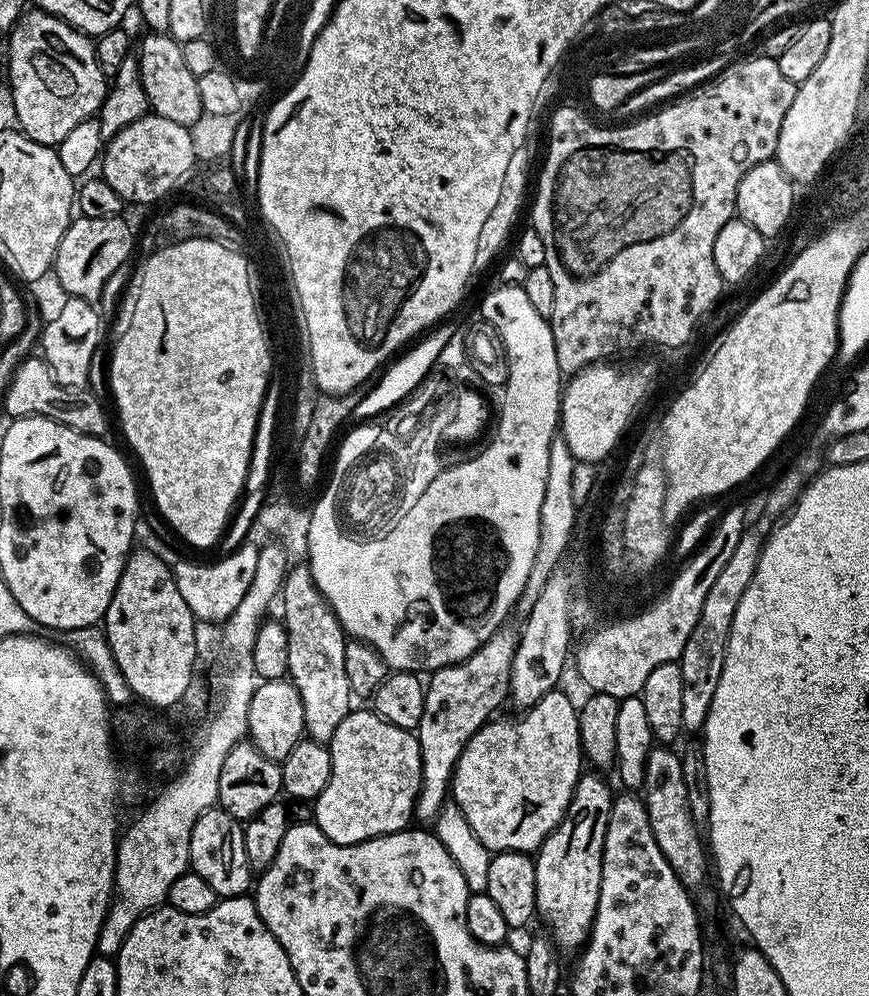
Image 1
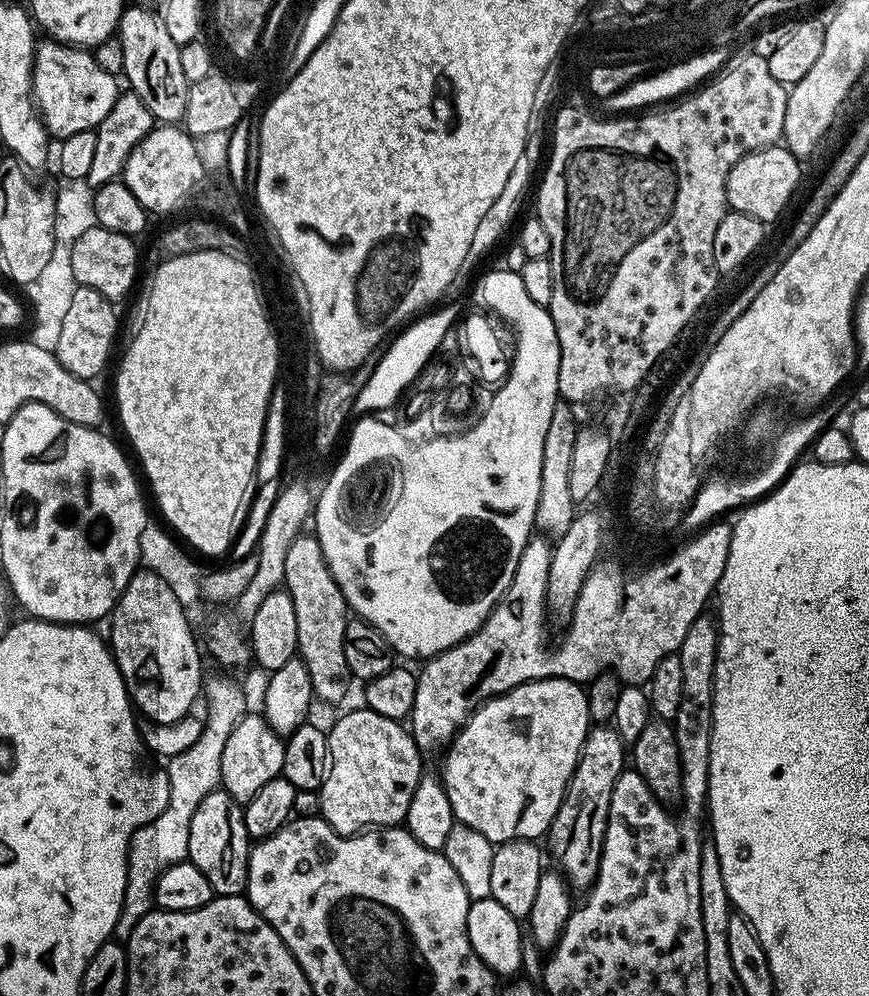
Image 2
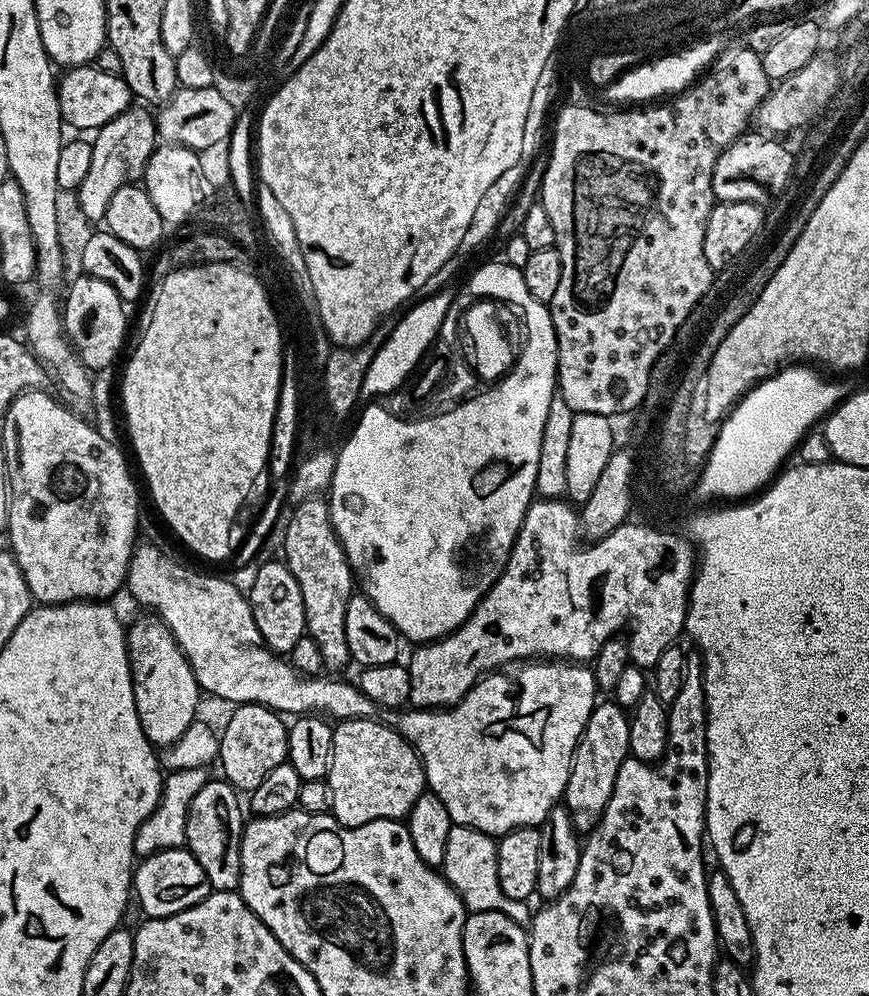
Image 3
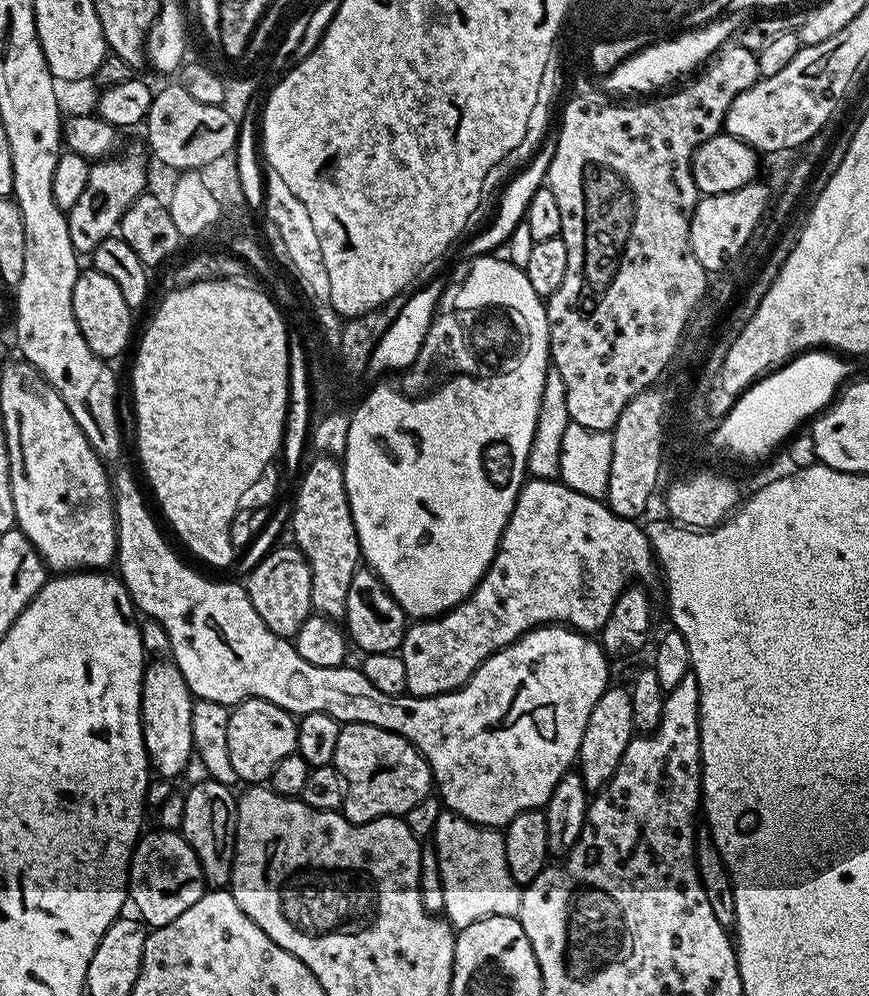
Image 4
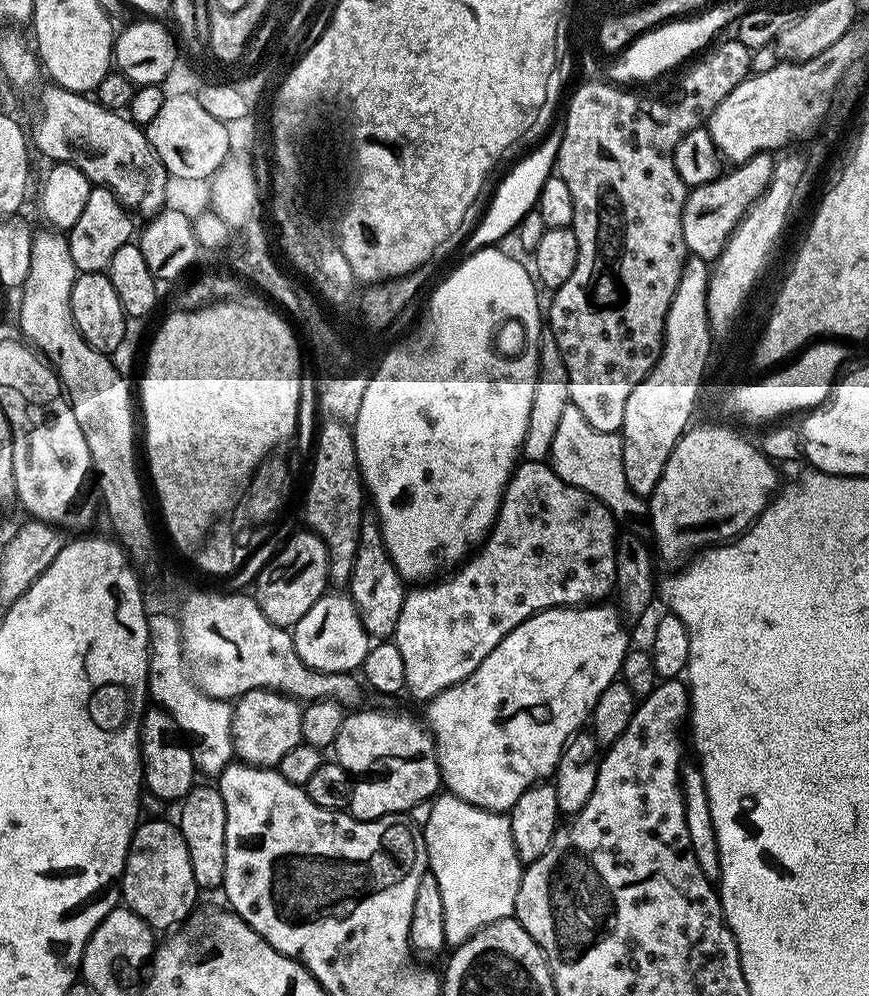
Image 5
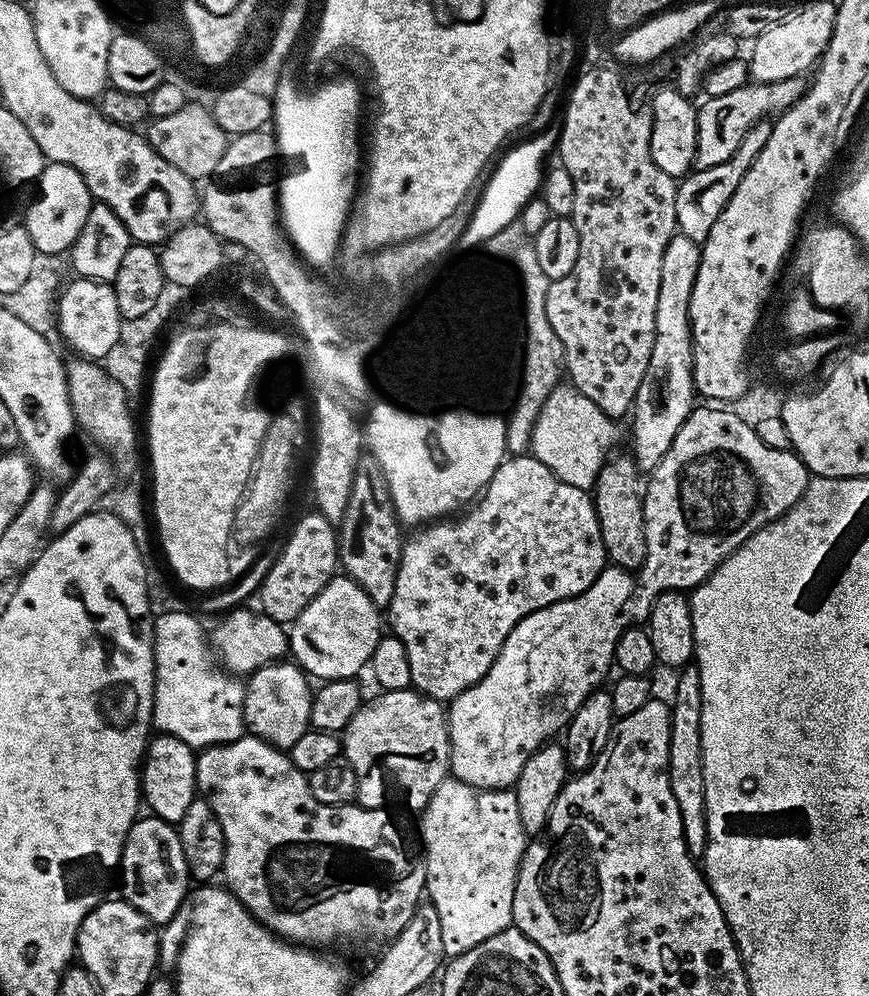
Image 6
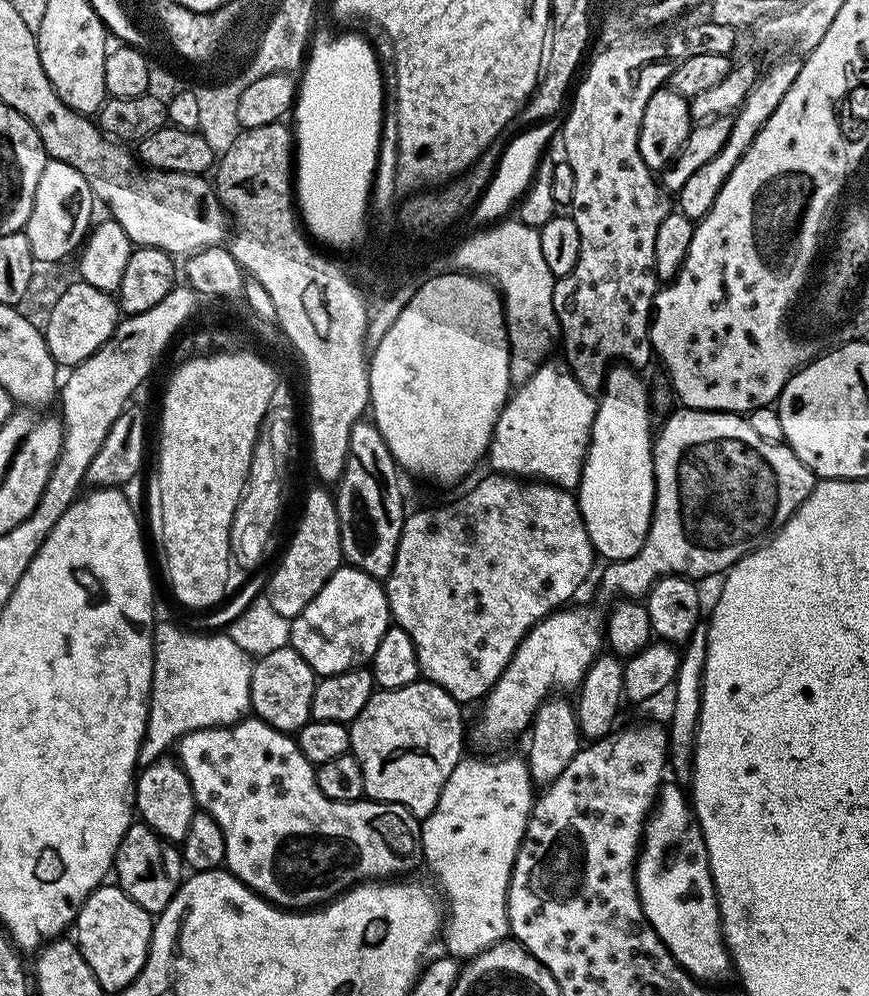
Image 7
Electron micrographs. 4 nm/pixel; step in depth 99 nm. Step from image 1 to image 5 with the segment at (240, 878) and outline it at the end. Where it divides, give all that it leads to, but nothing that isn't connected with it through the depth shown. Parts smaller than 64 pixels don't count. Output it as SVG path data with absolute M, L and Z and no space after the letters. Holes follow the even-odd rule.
M197 783L179 801L178 827L190 854L190 870L194 870L197 889L219 889L226 874L226 802L222 802L219 787Z

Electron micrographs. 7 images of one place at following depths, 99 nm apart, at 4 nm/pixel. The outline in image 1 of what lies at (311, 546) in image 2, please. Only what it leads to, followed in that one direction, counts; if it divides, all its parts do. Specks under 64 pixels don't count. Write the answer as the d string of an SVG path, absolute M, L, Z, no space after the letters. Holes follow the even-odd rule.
M307 563L289 567L278 600L280 604L284 603L282 623L289 639L286 676L298 690L298 698L302 698L304 731L307 739L328 744L334 738L334 730L338 730L338 722L348 716L354 703L350 682L346 679L346 633L318 590Z

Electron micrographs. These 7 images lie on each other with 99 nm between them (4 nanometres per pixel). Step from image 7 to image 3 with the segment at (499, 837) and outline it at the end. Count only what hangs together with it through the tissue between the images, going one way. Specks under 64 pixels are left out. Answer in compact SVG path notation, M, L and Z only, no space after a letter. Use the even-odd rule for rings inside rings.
M453 824L450 838L446 838L446 858L442 865L442 875L455 892L460 895L468 912L501 912L521 926L531 925L533 913L523 900L511 900L502 894L498 886L497 841L476 828L464 824Z

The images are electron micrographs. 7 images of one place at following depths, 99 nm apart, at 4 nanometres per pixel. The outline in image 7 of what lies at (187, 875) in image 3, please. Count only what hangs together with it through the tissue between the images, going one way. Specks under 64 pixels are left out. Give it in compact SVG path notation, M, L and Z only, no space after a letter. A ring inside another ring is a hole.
M133 822L128 827L116 851L114 880L126 895L134 898L134 902L138 902L138 906L142 906L146 911L153 914L164 912L169 902L176 897L176 892L180 889L185 872L186 865L182 859L181 849L173 841L163 840L150 825L143 822Z

